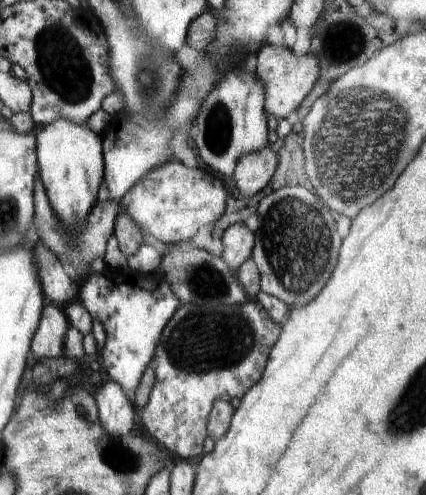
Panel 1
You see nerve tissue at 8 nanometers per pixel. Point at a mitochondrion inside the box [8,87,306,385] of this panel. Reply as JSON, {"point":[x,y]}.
{"point":[203,341]}

